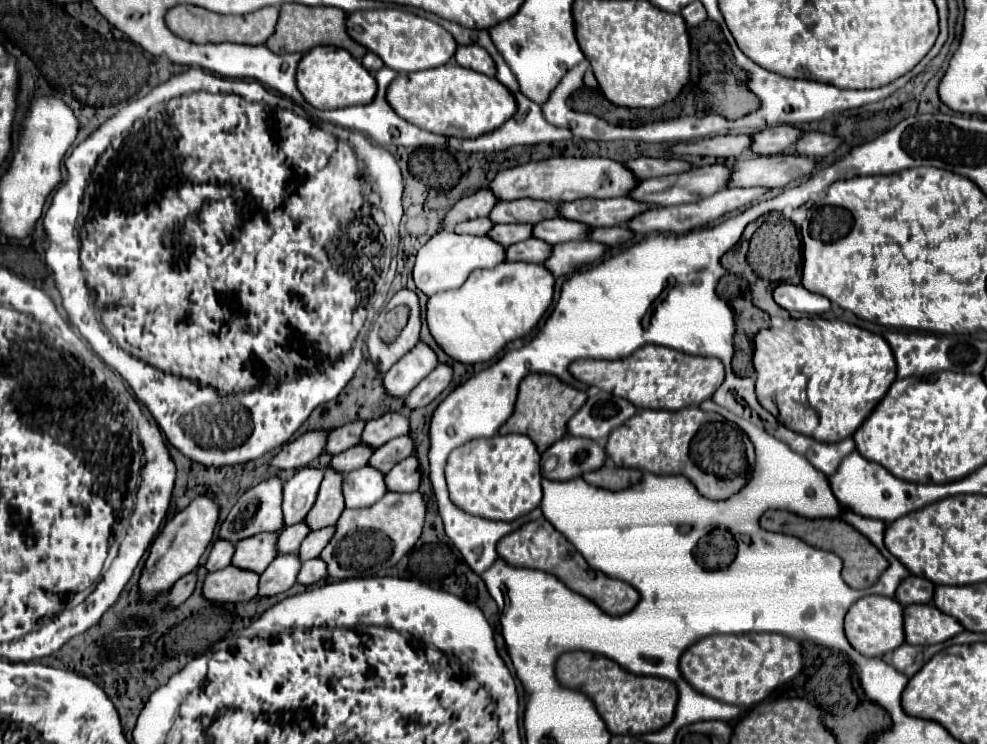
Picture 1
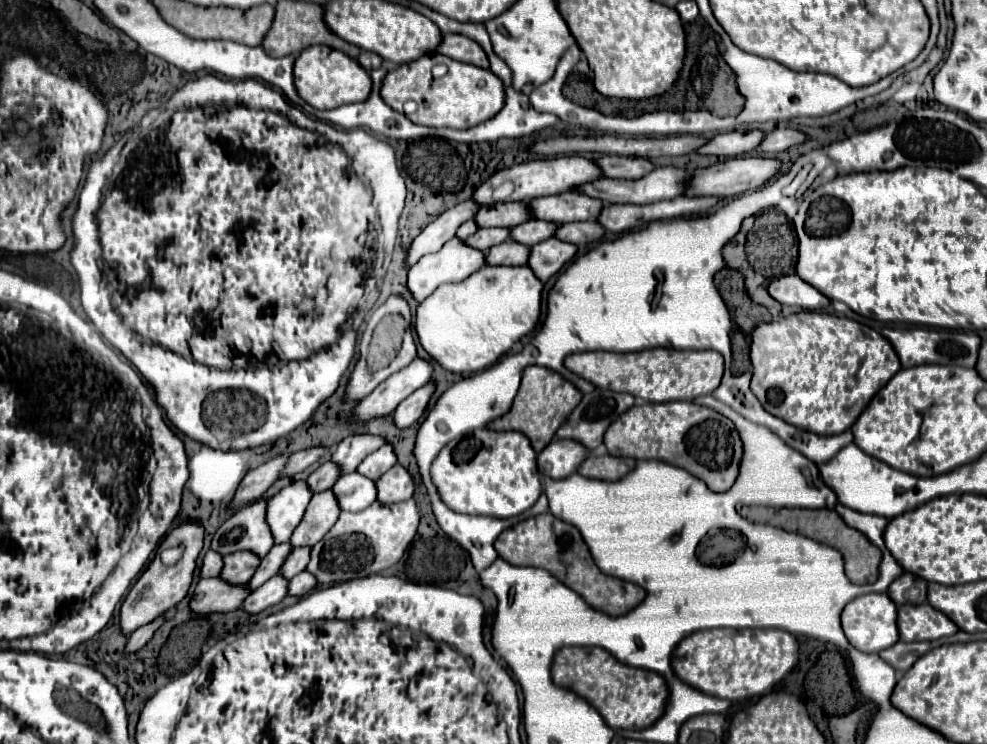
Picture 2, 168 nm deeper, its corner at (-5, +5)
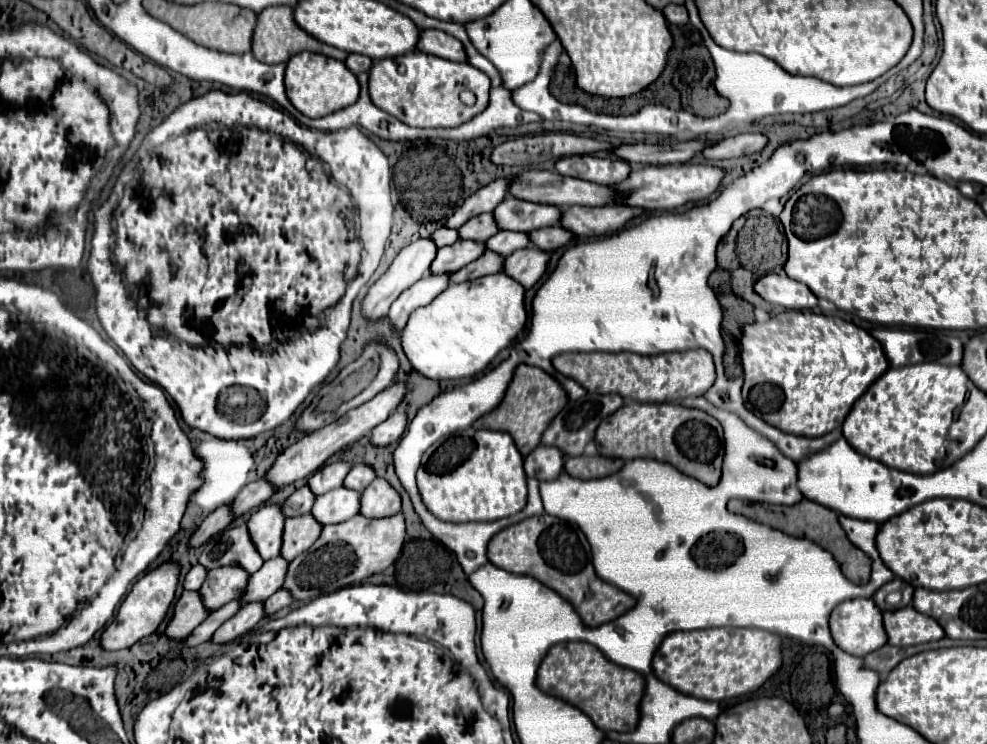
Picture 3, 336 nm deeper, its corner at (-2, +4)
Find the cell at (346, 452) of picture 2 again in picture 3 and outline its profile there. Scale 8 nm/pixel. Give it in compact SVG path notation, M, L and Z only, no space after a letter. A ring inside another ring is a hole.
M344 461L324 465L314 475L310 475L306 483L314 495L322 495L326 491L332 491L334 487L342 487L342 481L346 477L346 471L350 471L350 467L352 465L344 463Z

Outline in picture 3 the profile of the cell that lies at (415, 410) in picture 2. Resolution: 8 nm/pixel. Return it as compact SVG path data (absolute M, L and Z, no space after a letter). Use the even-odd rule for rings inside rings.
M396 409L386 421L382 421L374 431L370 431L370 445L372 447L386 447L390 443L396 443L406 429L406 413L402 409Z

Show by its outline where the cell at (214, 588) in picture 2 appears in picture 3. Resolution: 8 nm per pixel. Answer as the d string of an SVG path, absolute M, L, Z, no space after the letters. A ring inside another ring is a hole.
M184 591L176 601L174 615L164 629L164 635L170 639L184 639L206 619L206 615L208 611L204 609L200 595L196 591Z

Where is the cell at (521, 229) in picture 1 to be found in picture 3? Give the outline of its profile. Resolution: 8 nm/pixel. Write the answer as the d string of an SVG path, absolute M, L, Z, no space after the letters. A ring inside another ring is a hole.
M456 241L454 245L438 249L436 259L430 265L430 273L434 273L434 275L454 273L454 271L462 269L464 265L472 263L474 259L478 259L484 251L486 249L484 249L482 243L476 243L476 241Z

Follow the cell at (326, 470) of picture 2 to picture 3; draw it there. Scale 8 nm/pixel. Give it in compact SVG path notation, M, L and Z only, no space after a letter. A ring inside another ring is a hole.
M308 485L296 489L284 503L282 503L282 513L284 517L298 517L304 513L310 513L312 503L314 503L314 493L308 489Z

